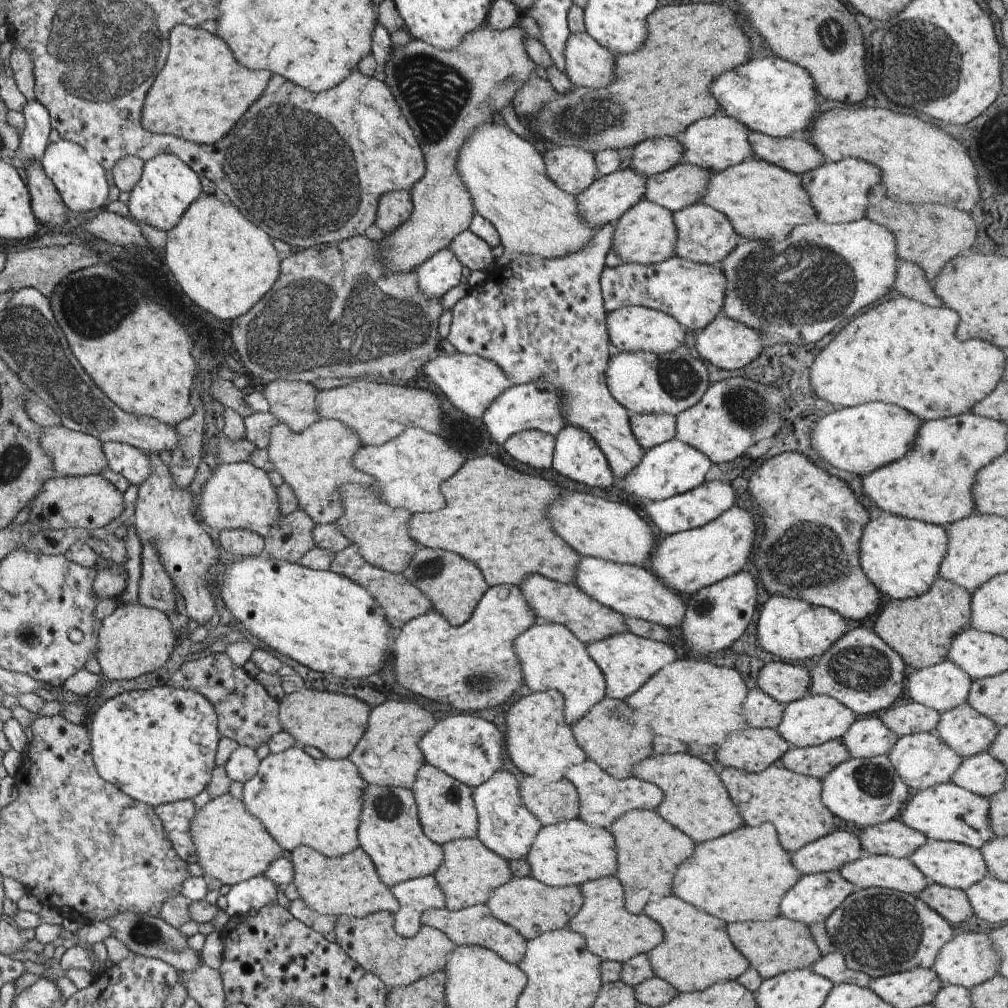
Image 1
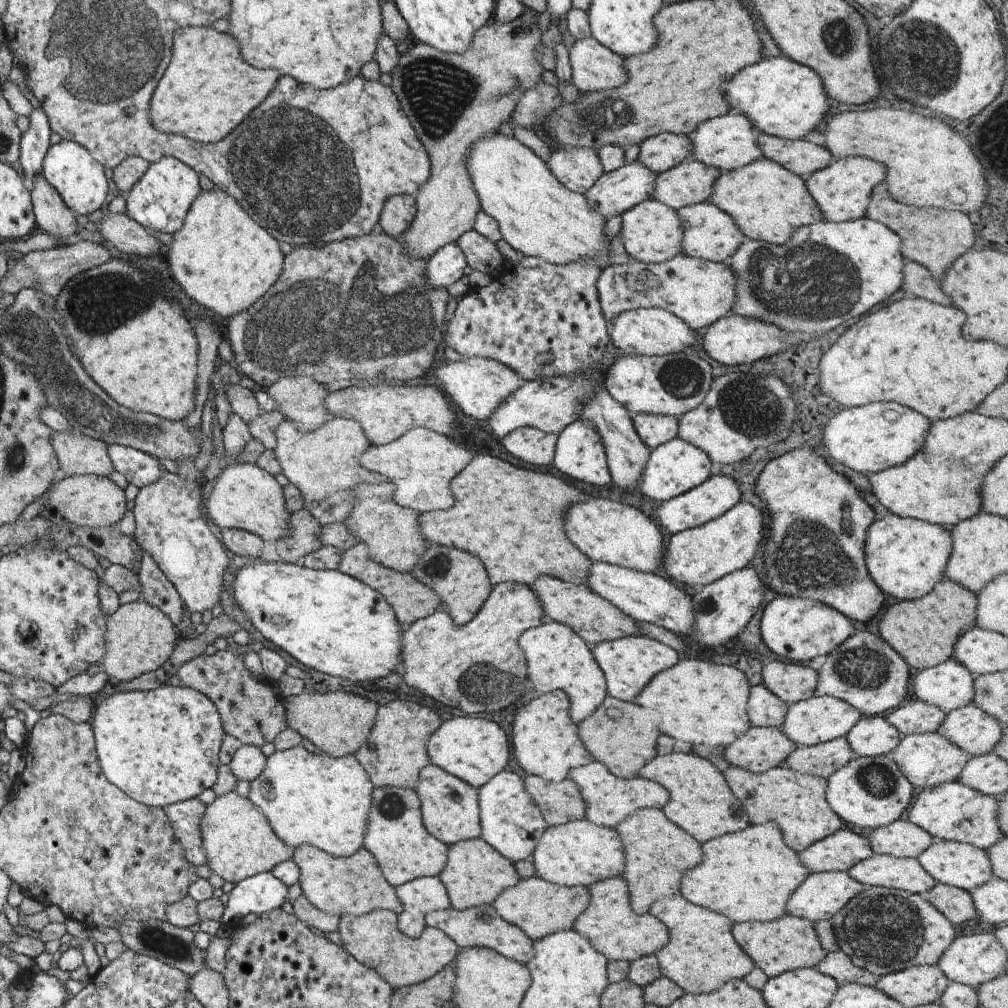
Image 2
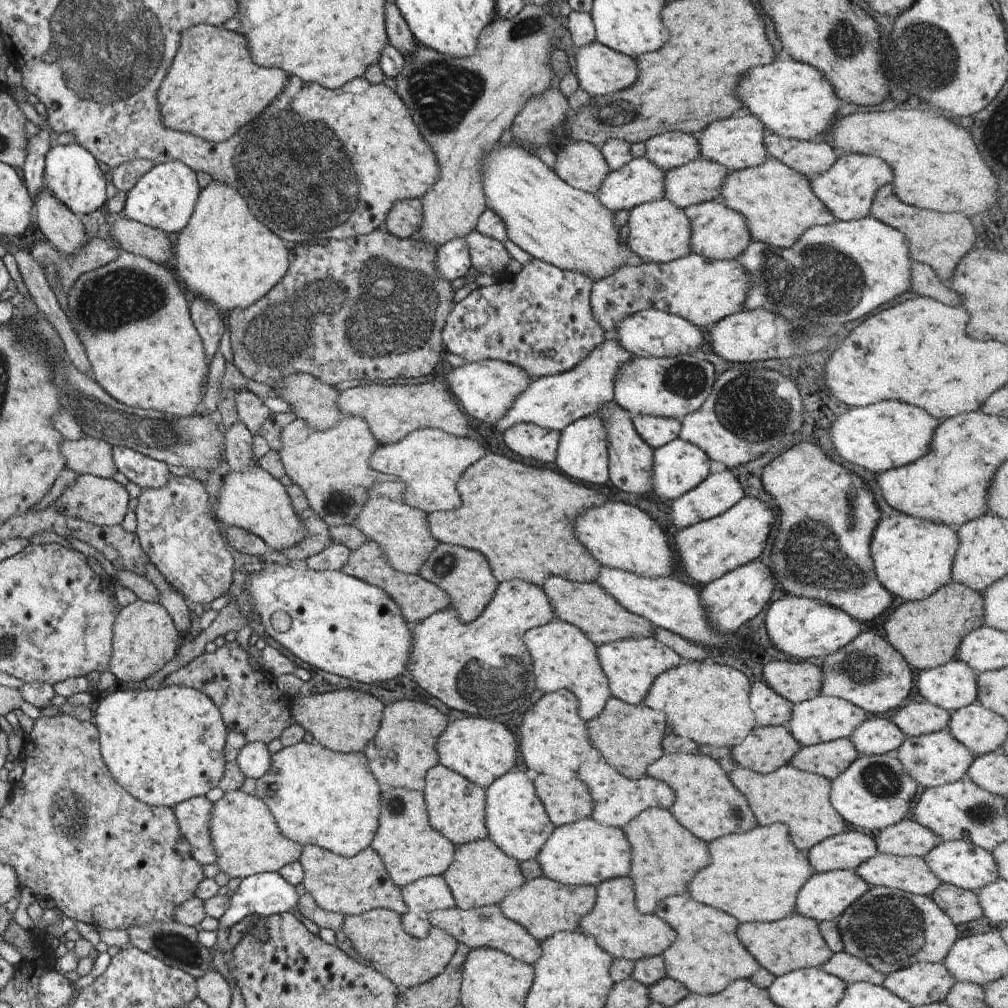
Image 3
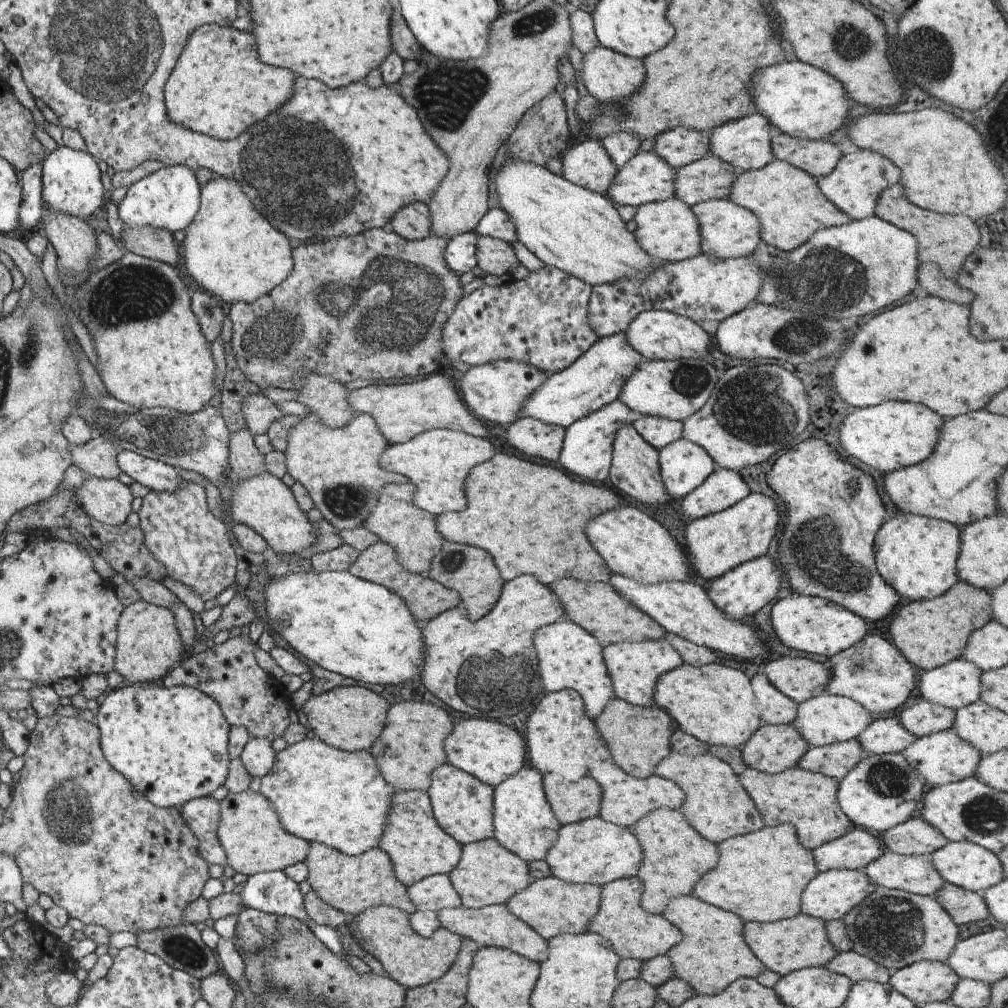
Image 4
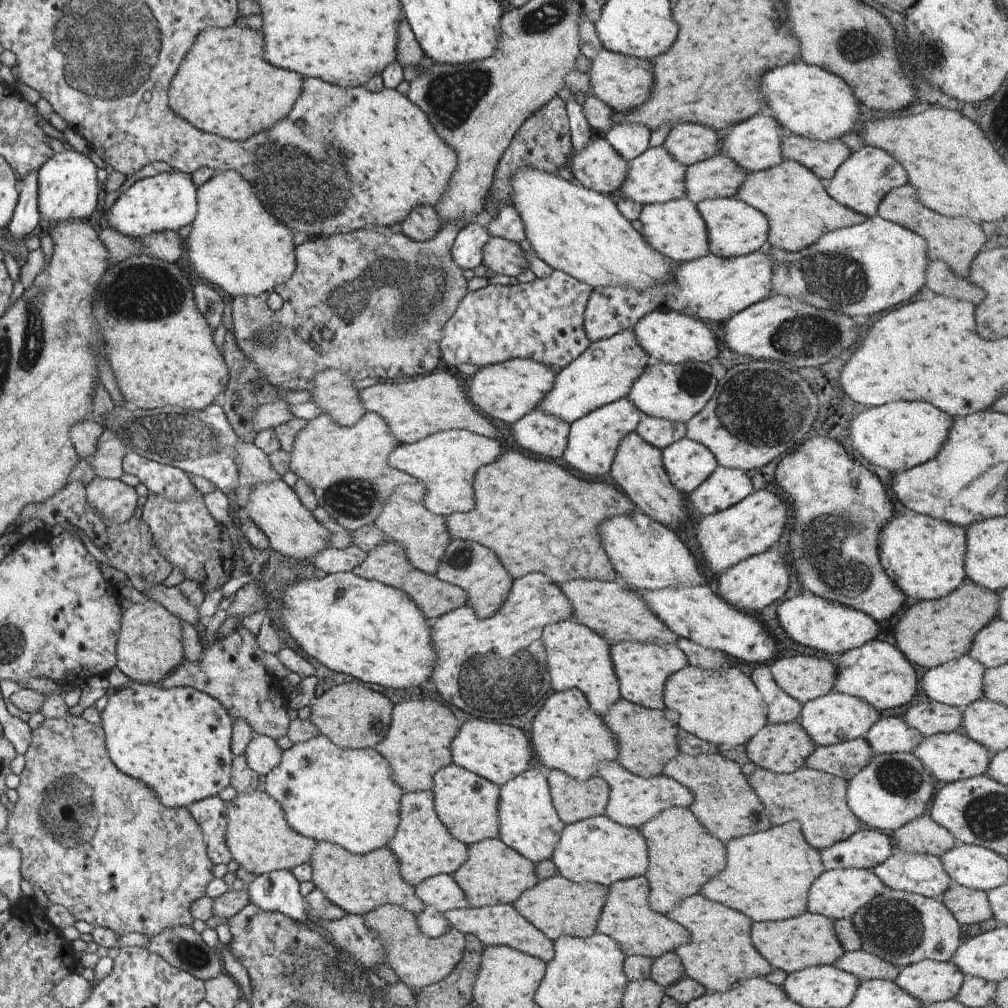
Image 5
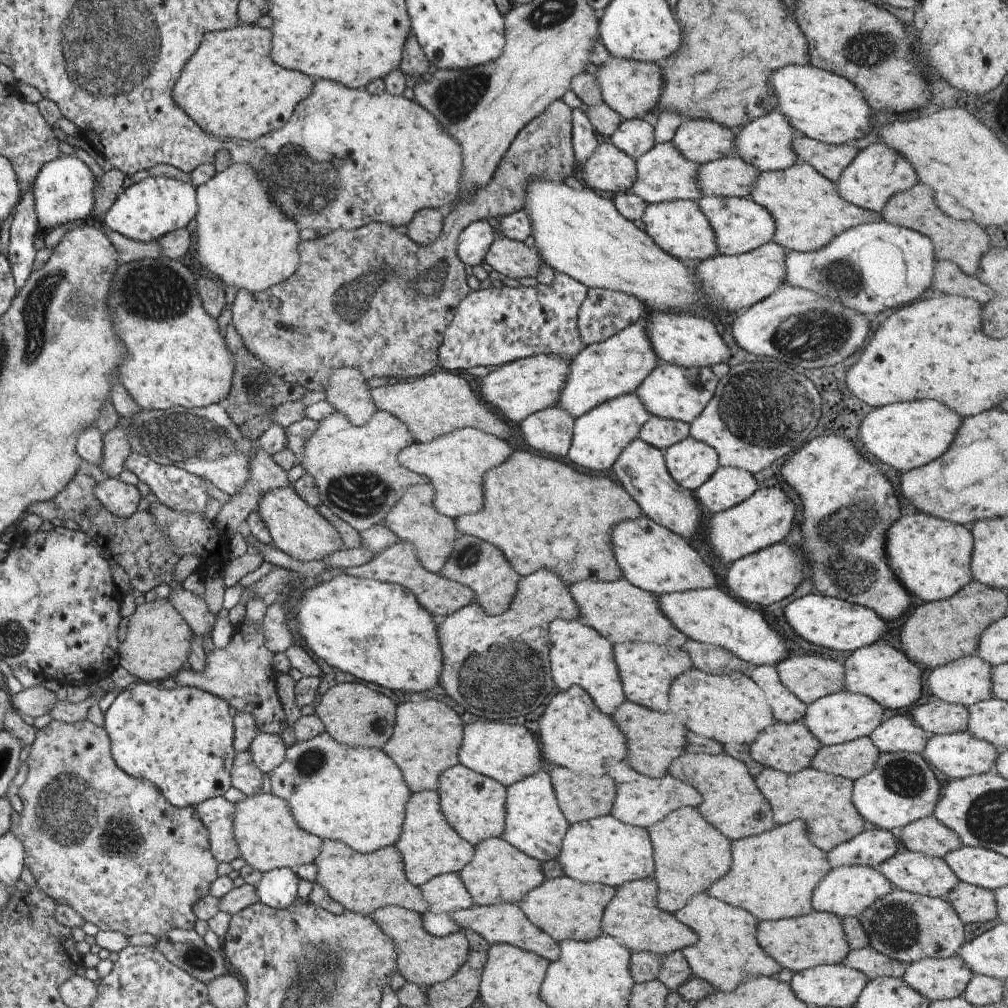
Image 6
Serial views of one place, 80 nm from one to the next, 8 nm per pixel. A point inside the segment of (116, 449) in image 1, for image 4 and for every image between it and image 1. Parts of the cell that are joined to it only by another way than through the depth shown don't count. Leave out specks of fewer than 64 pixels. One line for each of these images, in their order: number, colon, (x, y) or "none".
2: (141, 469)
3: (146, 472)
4: (156, 475)

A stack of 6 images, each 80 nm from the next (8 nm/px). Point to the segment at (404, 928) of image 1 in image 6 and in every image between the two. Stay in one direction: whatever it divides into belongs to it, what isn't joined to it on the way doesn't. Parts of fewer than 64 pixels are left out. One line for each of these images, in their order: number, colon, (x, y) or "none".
2: (423, 895)
3: (426, 895)
4: (432, 894)
5: (440, 893)
6: (445, 894)

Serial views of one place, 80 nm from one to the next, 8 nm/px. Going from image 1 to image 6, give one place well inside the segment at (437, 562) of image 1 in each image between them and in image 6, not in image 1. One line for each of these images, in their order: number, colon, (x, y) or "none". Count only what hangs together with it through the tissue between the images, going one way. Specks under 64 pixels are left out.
2: (461, 580)
3: (465, 574)
4: (470, 571)
5: (474, 567)
6: (483, 567)

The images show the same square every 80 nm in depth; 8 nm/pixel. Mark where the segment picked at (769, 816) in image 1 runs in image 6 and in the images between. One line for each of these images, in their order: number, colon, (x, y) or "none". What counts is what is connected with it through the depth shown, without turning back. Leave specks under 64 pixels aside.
2: (797, 802)
3: (801, 800)
4: (808, 800)
5: (817, 800)
6: (824, 801)

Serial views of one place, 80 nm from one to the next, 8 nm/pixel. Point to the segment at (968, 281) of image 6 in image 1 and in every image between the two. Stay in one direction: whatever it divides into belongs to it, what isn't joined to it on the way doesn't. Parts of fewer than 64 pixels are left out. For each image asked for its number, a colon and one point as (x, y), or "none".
1: (911, 281)
2: (918, 282)
3: (924, 280)
4: (930, 277)
5: (941, 279)

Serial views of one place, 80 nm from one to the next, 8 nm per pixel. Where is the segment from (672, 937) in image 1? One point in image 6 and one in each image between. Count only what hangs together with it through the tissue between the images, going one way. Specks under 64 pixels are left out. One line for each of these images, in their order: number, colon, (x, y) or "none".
2: (702, 955)
3: (706, 956)
4: (713, 953)
5: (720, 953)
6: (727, 953)

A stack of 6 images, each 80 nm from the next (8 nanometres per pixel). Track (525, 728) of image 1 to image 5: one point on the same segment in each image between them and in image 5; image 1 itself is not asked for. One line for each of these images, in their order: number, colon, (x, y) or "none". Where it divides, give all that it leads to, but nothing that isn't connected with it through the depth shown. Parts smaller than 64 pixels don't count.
2: (545, 740)
3: (553, 741)
4: (561, 738)
5: (566, 734)

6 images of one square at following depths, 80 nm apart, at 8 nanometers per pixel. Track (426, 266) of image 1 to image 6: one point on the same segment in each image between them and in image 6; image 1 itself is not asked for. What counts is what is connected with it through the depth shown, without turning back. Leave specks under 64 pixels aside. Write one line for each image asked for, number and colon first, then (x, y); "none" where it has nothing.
2: (446, 266)
3: (453, 261)
4: (459, 255)
5: (467, 250)
6: (474, 241)

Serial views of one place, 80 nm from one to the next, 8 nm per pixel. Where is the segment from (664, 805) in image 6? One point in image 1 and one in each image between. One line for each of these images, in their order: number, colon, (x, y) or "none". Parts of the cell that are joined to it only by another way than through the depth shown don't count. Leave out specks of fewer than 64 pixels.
1: (603, 799)
2: (610, 799)
3: (619, 800)
4: (627, 799)
5: (634, 800)

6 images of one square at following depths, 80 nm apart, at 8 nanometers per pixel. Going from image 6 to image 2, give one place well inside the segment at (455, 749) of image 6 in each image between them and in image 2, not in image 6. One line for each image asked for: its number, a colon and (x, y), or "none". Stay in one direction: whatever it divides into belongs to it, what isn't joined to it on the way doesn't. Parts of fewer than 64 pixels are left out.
2: (394, 754)
3: (403, 750)
4: (411, 745)
5: (418, 744)

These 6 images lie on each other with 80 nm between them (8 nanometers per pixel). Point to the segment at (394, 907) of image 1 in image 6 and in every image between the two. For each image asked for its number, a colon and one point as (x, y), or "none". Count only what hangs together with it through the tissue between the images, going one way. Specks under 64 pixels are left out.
2: (355, 885)
3: (353, 885)
4: (351, 883)
5: (358, 884)
6: (361, 882)

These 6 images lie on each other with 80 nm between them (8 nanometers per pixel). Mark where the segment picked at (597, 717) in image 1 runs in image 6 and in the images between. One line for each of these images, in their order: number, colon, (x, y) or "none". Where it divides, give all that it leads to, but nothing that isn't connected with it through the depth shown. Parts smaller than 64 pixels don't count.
2: (616, 735)
3: (629, 737)
4: (638, 738)
5: (648, 739)
6: (655, 739)

